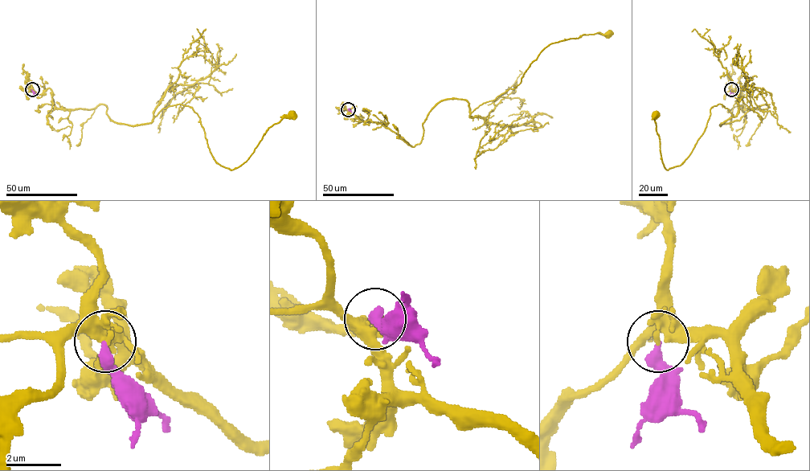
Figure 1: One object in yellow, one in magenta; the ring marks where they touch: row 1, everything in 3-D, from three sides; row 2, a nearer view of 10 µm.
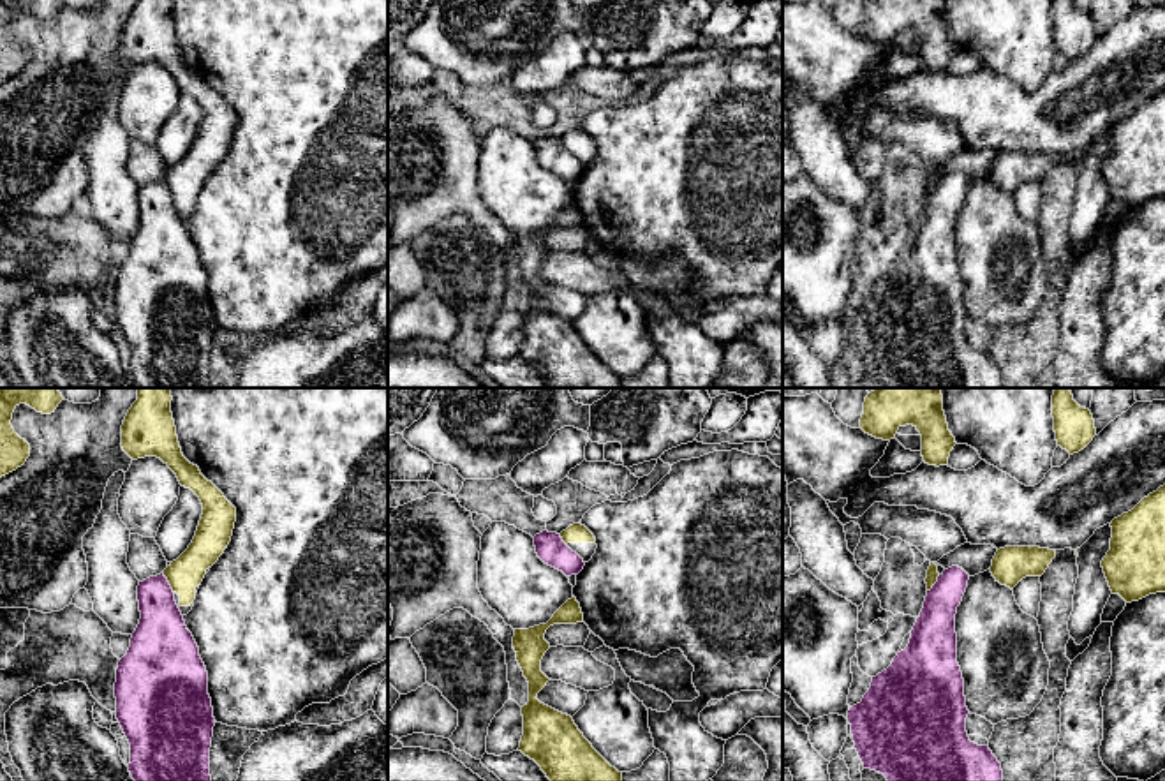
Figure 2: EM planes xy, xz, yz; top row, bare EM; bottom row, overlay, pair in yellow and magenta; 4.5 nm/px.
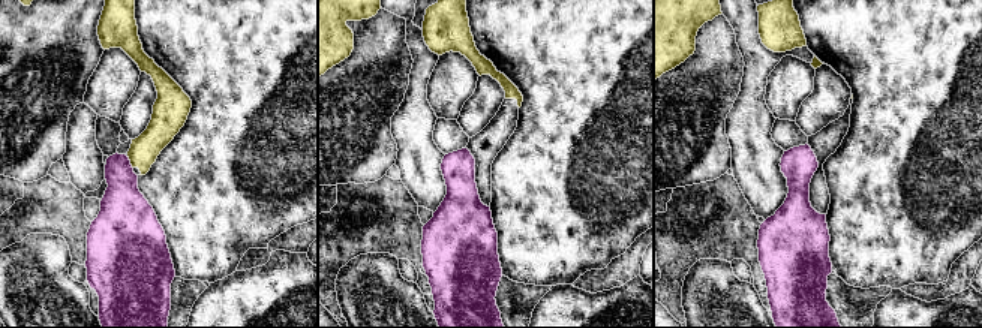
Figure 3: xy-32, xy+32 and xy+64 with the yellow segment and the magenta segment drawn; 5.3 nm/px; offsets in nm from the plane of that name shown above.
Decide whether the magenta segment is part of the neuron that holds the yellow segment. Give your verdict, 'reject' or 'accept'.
reject

